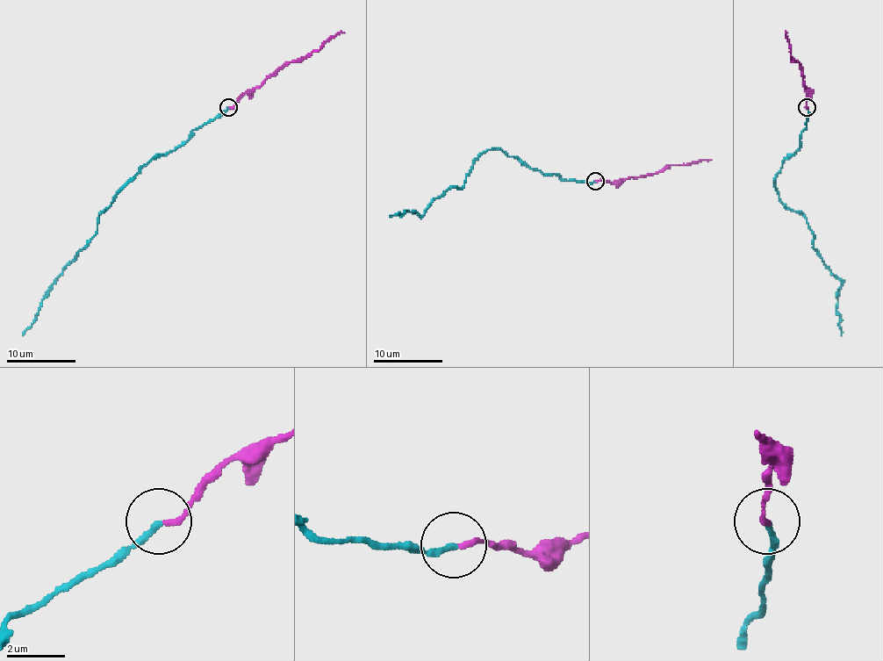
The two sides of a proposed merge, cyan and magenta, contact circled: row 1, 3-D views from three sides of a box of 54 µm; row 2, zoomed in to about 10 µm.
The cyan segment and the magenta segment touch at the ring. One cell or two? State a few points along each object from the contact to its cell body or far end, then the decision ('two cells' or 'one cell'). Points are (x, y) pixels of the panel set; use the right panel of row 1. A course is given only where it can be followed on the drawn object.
course cyan (807, 107), (800, 147), (784, 161), (775, 190), (807, 219), (813, 247), (841, 282), (836, 309), (841, 335); course magenta (807, 107), (808, 89), (800, 64), (791, 57), (786, 32); two cells

